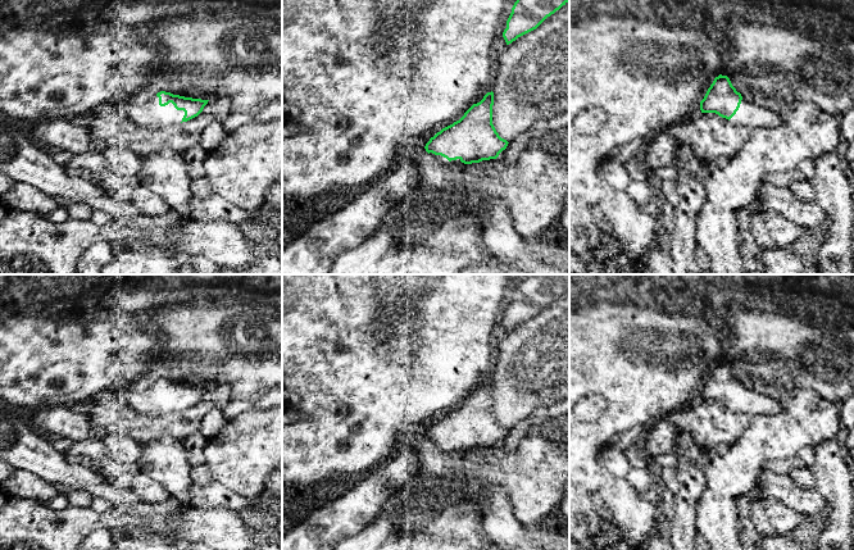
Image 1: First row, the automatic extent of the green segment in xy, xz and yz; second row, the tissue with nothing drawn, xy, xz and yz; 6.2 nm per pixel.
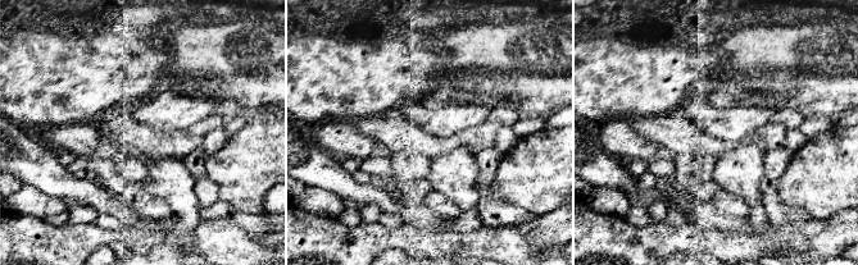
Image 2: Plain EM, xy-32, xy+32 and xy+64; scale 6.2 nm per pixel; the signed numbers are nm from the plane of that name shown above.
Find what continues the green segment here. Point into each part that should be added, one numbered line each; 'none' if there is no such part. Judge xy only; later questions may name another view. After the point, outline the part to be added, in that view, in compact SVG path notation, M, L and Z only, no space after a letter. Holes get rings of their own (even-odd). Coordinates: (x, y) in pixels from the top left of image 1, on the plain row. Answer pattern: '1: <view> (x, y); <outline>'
1: xy (149, 401); M158 383L141 391L119 388L117 396L133 412L149 417L165 417L172 412L181 410L185 403L185 399L177 397L172 390L160 394Z

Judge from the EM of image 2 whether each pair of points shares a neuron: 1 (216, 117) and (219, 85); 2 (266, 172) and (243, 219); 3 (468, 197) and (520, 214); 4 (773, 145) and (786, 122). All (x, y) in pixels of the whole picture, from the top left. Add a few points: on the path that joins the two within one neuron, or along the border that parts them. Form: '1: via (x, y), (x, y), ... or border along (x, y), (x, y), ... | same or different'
1: border along (218, 100), (234, 99), (239, 104) | different
2: border along (235, 210), (262, 213) | different
3: border along (477, 169), (476, 188), (479, 201), (476, 206) | different
4: via (773, 140), (784, 127) | same

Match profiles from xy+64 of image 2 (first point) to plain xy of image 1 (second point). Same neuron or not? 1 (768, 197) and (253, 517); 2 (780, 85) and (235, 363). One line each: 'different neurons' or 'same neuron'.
1: same neuron
2: same neuron

